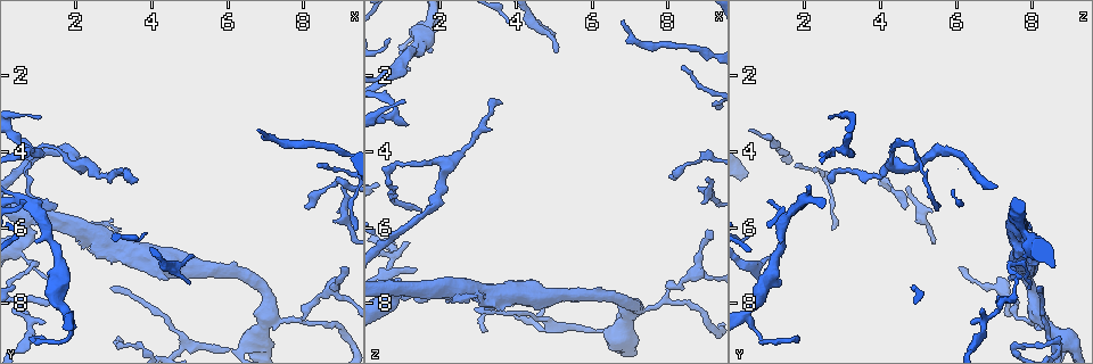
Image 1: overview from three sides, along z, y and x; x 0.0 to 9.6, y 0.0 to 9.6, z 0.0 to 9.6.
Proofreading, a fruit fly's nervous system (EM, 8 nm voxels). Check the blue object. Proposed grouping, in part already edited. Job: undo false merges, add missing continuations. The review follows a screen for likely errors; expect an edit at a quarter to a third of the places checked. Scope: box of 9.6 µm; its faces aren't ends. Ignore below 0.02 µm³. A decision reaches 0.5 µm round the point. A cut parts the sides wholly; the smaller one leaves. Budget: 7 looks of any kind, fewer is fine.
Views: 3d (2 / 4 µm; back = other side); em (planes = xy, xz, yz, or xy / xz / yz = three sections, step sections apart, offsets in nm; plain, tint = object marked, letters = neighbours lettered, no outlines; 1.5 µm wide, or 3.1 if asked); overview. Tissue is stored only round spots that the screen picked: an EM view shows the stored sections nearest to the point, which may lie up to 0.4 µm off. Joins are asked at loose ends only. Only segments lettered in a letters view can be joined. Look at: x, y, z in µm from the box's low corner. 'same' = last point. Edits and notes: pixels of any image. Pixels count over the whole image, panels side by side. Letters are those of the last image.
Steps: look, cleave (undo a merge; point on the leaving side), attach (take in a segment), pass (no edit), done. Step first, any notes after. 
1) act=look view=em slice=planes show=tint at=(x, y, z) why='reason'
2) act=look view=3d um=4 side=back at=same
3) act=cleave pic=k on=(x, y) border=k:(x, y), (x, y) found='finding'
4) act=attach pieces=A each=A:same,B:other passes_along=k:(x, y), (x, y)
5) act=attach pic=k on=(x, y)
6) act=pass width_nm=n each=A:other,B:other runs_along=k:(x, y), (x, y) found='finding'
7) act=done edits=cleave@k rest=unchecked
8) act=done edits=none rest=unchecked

act=look view=3d um=2 at=(1.70, 7.55, 7.90)

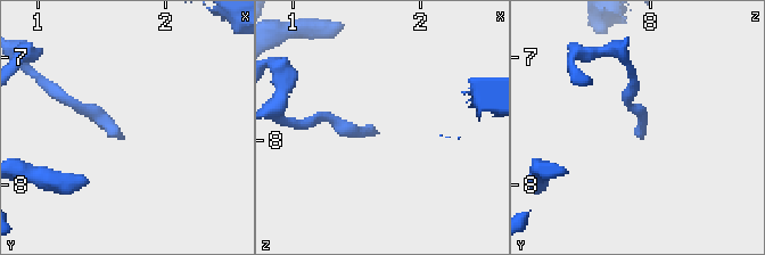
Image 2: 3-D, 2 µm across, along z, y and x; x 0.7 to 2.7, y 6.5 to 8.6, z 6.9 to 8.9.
act=look view=em slice=yz step=8 show=letters at=(1.64, 7.62, 7.94)

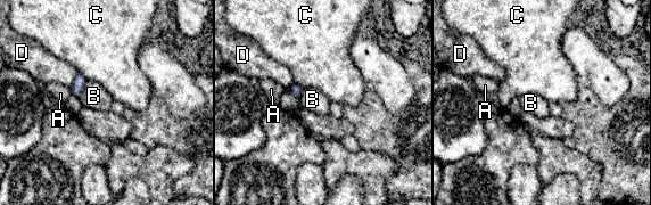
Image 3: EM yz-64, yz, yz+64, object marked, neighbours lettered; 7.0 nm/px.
act=pass longest_contact=B:140nm each=A:other,B:other,C:other,D:other border=3:(87, 81), (77, 97) found='none of them fits'

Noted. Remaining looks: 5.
act=look view=em slice=xz step=8 show=letters at=(1.15, 4.05, 3.30) why='branch stops here'

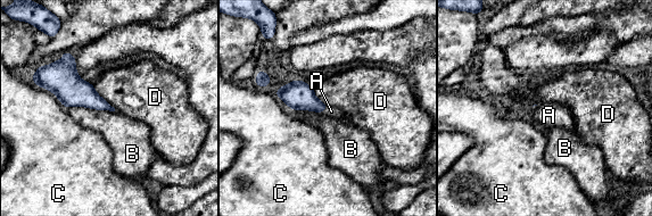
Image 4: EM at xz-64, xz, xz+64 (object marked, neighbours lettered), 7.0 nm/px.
act=look view=em slice=planes show=letters at=same

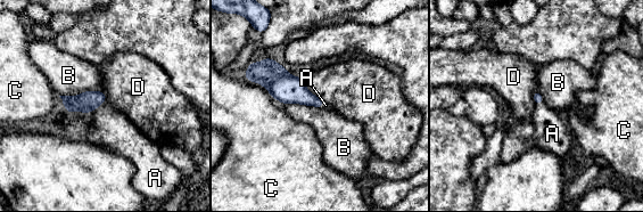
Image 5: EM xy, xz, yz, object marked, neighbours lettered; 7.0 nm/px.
act=attach pieces=A each=A:same,B:other,C:other,D:other passes_along=5:(88, 102), (96, 107), (112, 129) found='the neuron continues'

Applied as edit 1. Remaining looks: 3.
act=done edits=attach@5 rest=unchecked

